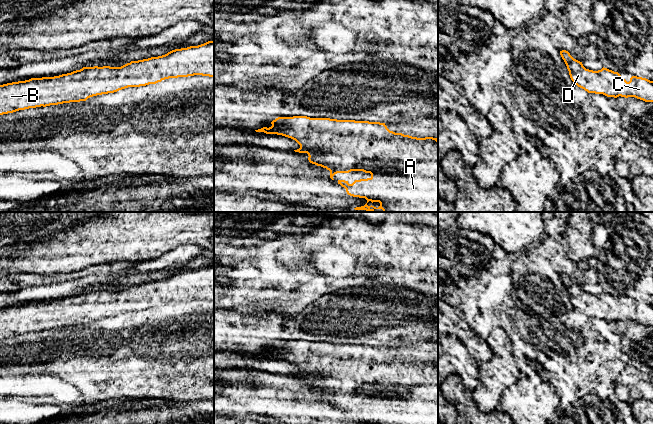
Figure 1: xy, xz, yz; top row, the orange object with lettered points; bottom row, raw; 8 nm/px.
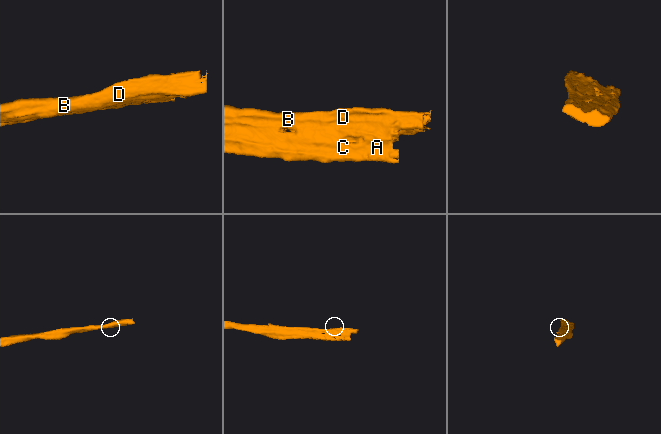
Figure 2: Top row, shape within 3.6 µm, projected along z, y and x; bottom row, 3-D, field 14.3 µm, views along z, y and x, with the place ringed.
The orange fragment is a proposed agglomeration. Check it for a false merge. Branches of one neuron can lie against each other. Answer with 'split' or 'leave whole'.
leave whole

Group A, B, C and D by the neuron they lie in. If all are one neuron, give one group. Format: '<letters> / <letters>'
A B C D

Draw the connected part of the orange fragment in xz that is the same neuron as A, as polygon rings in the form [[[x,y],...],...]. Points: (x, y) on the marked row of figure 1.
[[[293,116],[293,117],[278,117],[271,122],[272,126],[267,128],[255,130],[256,132],[264,132],[266,134],[277,134],[295,140],[300,148],[294,150],[299,153],[307,153],[310,163],[321,166],[330,171],[330,178],[337,173],[349,173],[351,171],[363,171],[370,173],[371,177],[367,179],[355,180],[352,184],[348,181],[338,180],[338,184],[346,189],[348,195],[353,197],[365,198],[367,203],[364,206],[356,207],[355,210],[374,211],[375,209],[382,209],[383,212],[438,212],[438,139],[433,137],[417,138],[402,133],[395,133],[390,131],[385,123],[369,122],[369,121],[355,121],[355,120],[337,120],[330,118],[310,118],[307,116]]]

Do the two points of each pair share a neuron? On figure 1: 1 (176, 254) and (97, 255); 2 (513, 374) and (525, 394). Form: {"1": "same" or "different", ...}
{"1": "different", "2": "different"}

